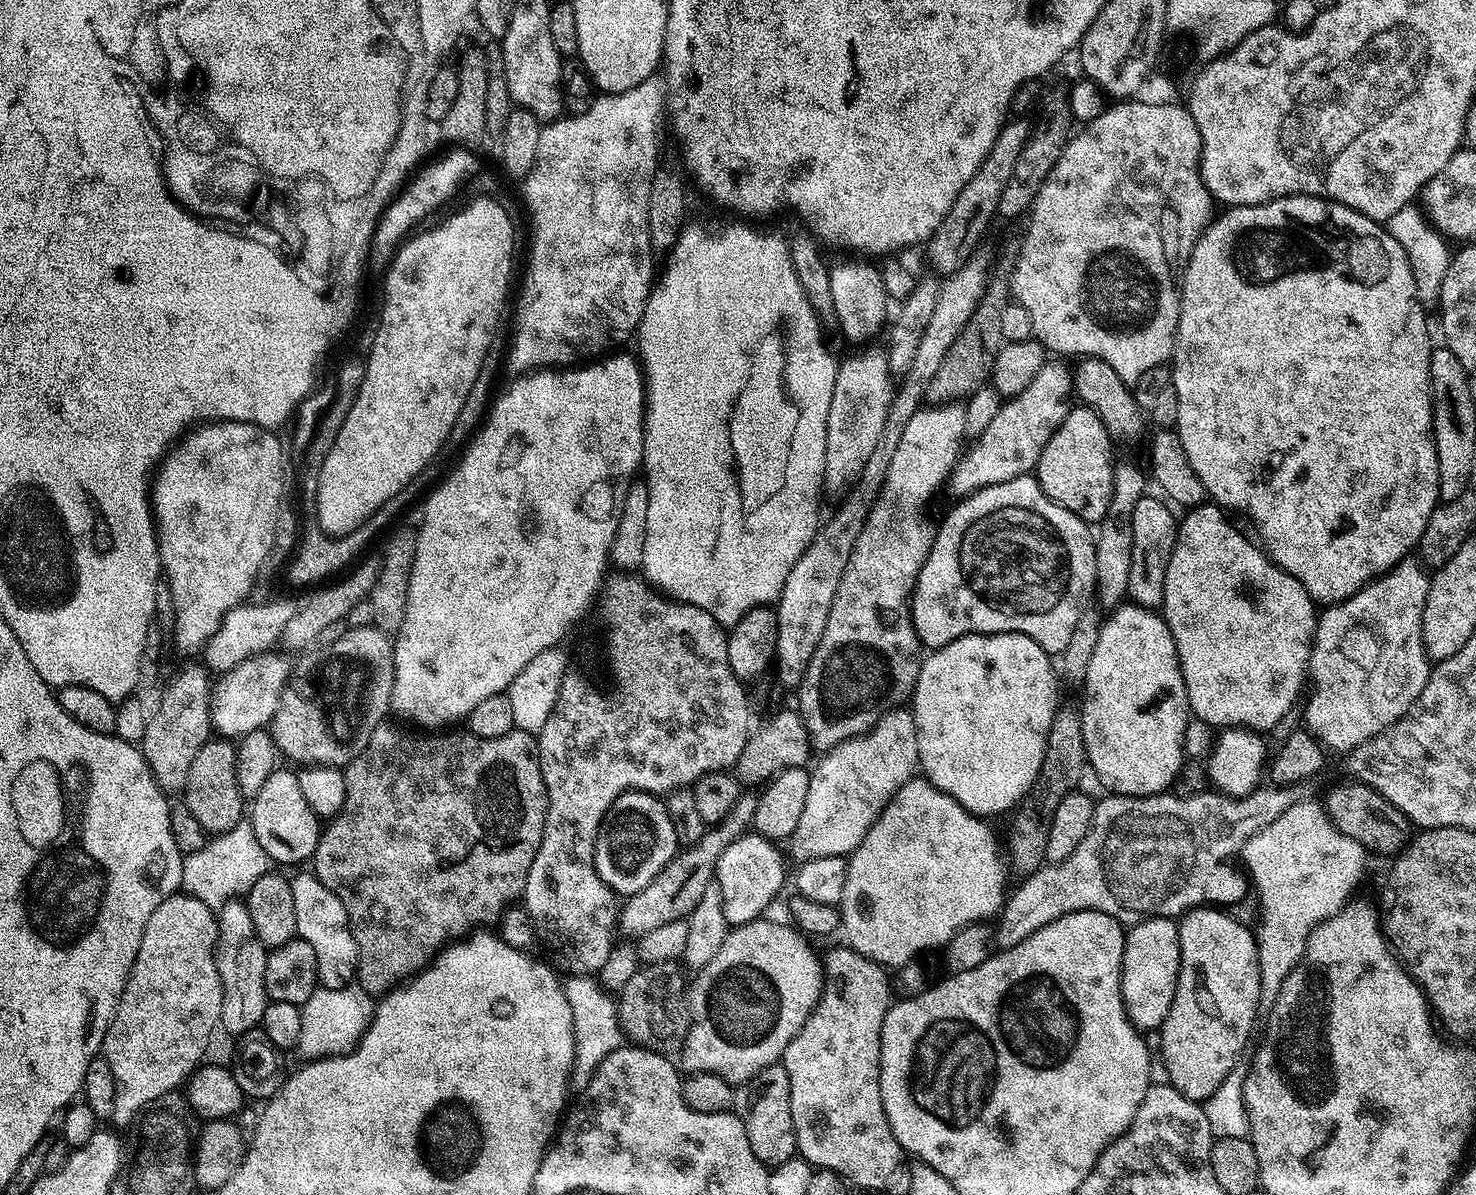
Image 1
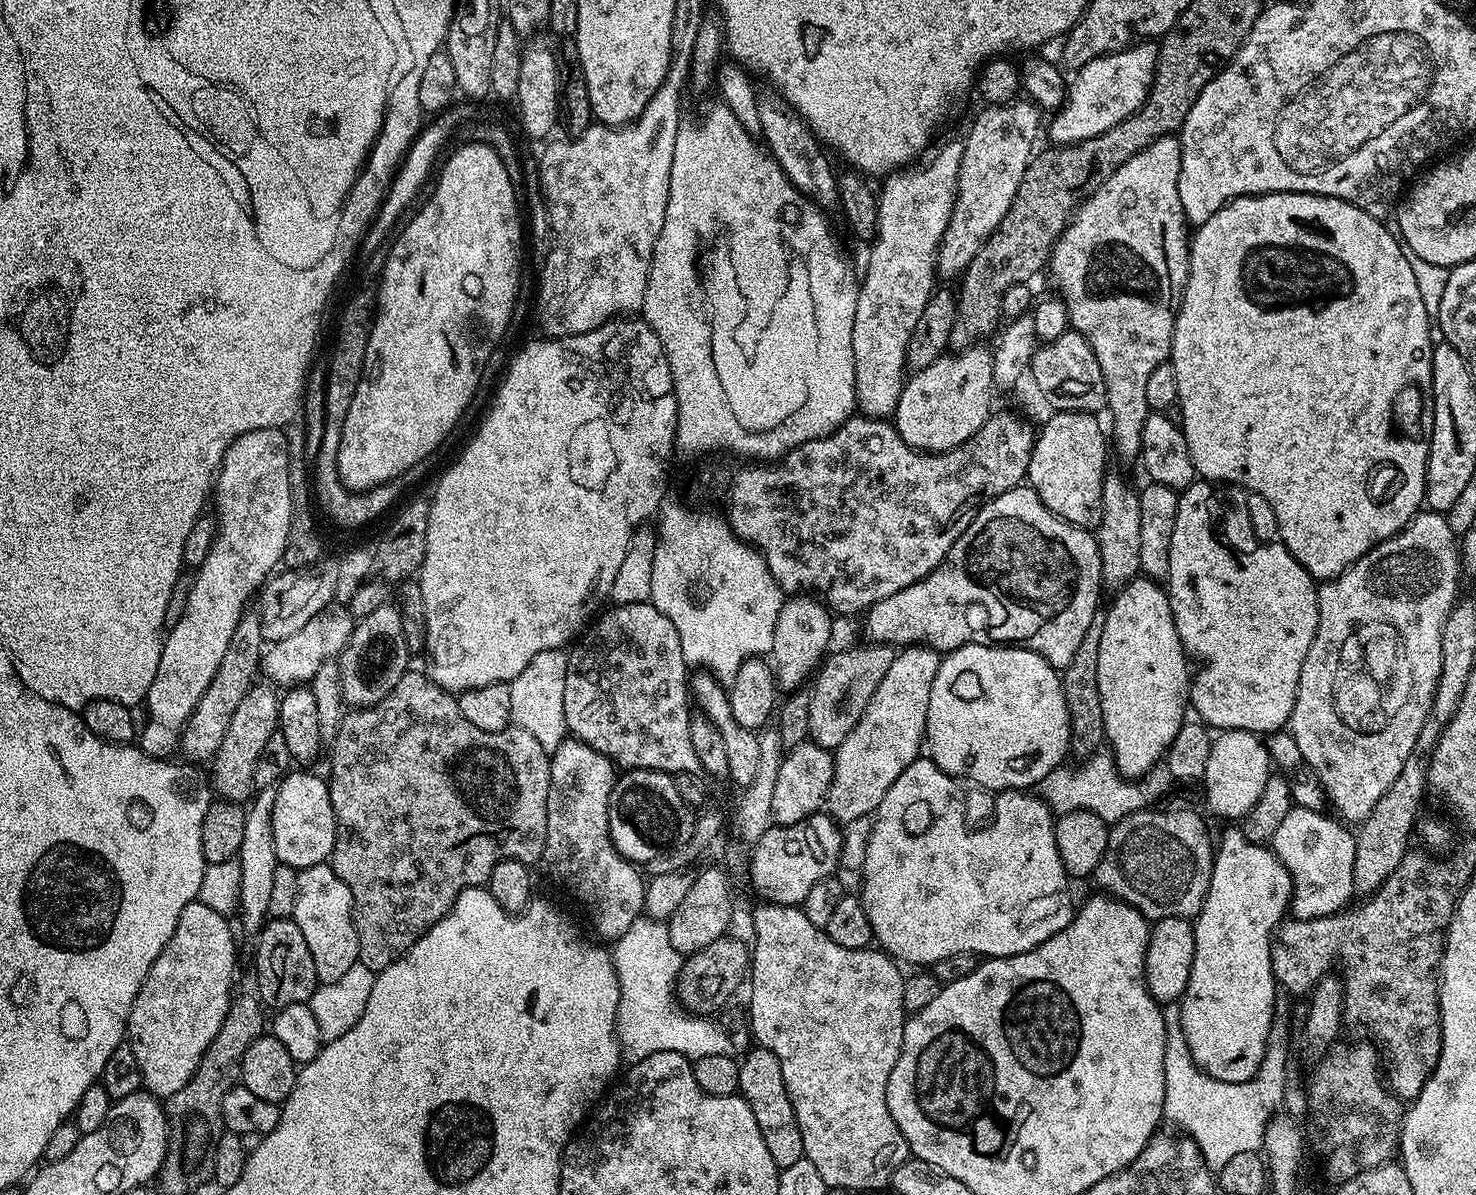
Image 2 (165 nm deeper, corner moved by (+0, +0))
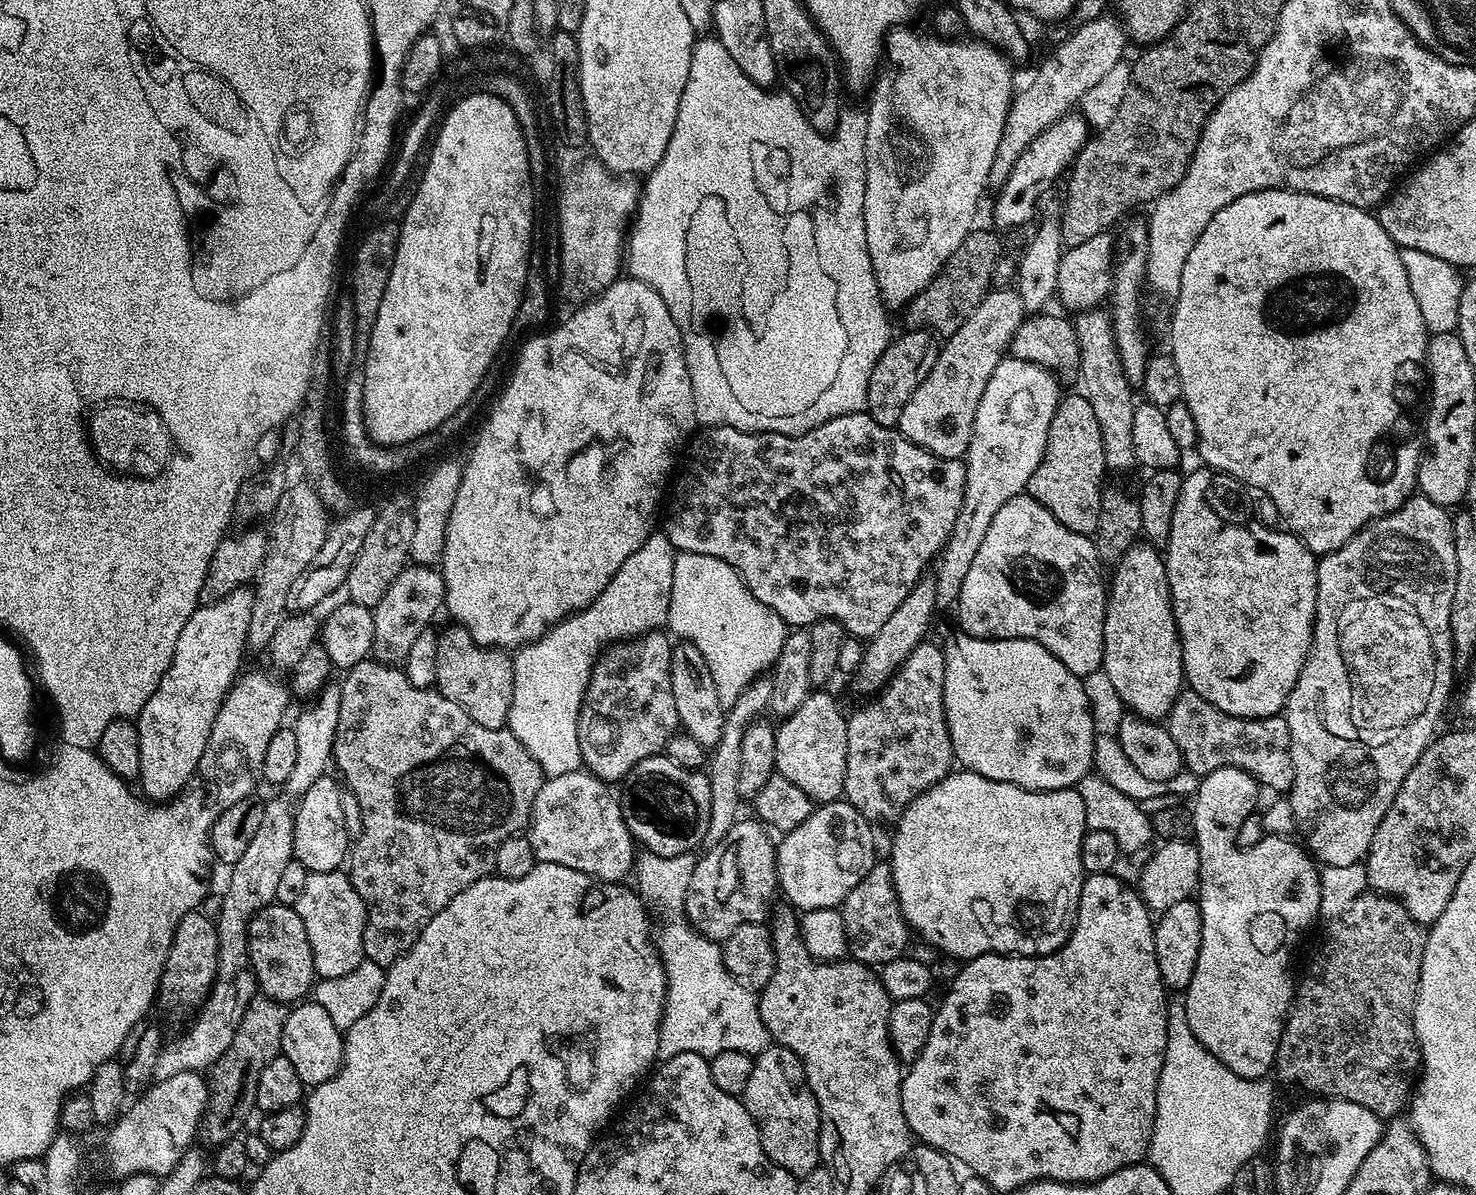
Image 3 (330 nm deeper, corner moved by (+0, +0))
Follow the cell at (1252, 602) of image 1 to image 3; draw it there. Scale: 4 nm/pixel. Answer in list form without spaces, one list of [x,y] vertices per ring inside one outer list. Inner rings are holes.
[[[1200,466],[1197,472],[1184,476],[1164,556],[1168,589],[1174,598],[1172,613],[1182,646],[1184,678],[1191,691],[1228,716],[1246,719],[1279,716],[1285,711],[1290,690],[1294,690],[1308,651],[1312,649],[1318,556],[1294,533],[1272,528],[1267,523],[1256,528],[1256,532],[1220,528],[1220,520],[1204,508],[1208,471],[1207,467]]]

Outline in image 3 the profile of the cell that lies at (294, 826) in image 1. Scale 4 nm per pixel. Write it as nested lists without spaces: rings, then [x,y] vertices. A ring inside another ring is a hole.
[[[325,774],[322,778],[318,778],[318,782],[314,782],[314,786],[310,786],[310,790],[306,790],[306,794],[302,794],[298,798],[294,811],[294,850],[292,851],[294,859],[302,862],[302,866],[306,866],[308,872],[334,872],[341,867],[340,864],[345,863],[346,857],[350,852],[350,841],[347,838],[345,829],[345,819],[342,818],[342,788],[339,783],[335,784],[331,780],[331,775]]]

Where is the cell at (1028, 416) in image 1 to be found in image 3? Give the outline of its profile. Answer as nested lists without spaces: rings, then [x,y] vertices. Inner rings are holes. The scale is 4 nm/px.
[[[867,411],[846,414],[845,416],[834,418],[833,420],[827,420],[822,426],[818,426],[809,432],[803,432],[801,436],[787,436],[786,434],[778,434],[777,432],[743,432],[742,430],[731,428],[725,424],[708,426],[705,427],[703,431],[691,437],[690,443],[686,448],[686,455],[682,460],[682,467],[679,469],[679,472],[681,471],[680,477],[678,477],[678,472],[674,483],[671,485],[670,499],[667,501],[666,511],[662,516],[662,535],[672,543],[673,548],[675,548],[677,552],[710,554],[714,558],[722,558],[722,562],[726,562],[740,575],[742,582],[750,590],[750,594],[754,594],[754,598],[758,598],[758,602],[762,602],[762,606],[770,606],[770,610],[774,610],[774,614],[778,614],[778,618],[782,618],[785,624],[791,626],[793,629],[807,629],[808,625],[818,622],[819,620],[837,620],[839,624],[844,627],[845,633],[847,633],[849,637],[855,638],[861,642],[876,636],[878,630],[882,630],[882,626],[886,626],[886,622],[890,622],[890,614],[894,614],[894,610],[898,610],[898,606],[902,606],[902,602],[906,602],[906,594],[910,594],[910,590],[914,590],[914,586],[920,583],[922,577],[927,573],[924,571],[927,570],[928,563],[930,563],[931,560],[933,563],[933,561],[939,557],[940,551],[944,549],[944,543],[950,538],[950,534],[954,530],[954,518],[958,518],[958,510],[962,510],[964,479],[966,478],[964,464],[961,463],[960,460],[944,460],[940,456],[930,454],[925,448],[919,448],[914,442],[907,440],[895,427],[879,425]]]

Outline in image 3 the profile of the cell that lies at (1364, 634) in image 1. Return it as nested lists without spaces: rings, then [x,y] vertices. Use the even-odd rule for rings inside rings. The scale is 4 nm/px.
[[[1413,494],[1398,510],[1389,516],[1372,519],[1360,532],[1345,542],[1338,550],[1325,552],[1316,565],[1316,625],[1312,628],[1312,649],[1308,651],[1302,674],[1286,705],[1286,719],[1290,734],[1290,754],[1292,755],[1292,787],[1287,800],[1292,807],[1295,827],[1304,835],[1303,843],[1307,851],[1321,865],[1329,868],[1354,866],[1367,857],[1370,842],[1378,830],[1378,822],[1386,814],[1390,802],[1398,794],[1406,774],[1418,762],[1437,735],[1436,723],[1448,704],[1448,694],[1452,690],[1454,673],[1454,653],[1450,634],[1450,602],[1454,602],[1454,578],[1458,578],[1458,565],[1454,562],[1454,534],[1452,516],[1449,509],[1430,502],[1430,498]]]

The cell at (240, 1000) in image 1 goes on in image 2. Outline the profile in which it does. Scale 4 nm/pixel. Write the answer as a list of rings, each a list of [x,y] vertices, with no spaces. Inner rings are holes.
[[[262,788],[255,793],[254,799],[247,805],[246,834],[242,834],[242,846],[238,863],[240,868],[240,891],[238,915],[244,928],[252,934],[259,933],[266,923],[270,893],[274,883],[274,870],[278,863],[274,850],[274,834],[272,833],[272,811],[276,805],[276,788]]]

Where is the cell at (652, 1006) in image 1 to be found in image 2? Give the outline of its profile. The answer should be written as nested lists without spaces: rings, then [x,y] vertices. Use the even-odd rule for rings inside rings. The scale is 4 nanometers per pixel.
[[[725,934],[710,942],[710,946],[691,953],[680,968],[674,989],[679,1001],[694,1014],[706,1014],[722,1005],[747,977],[751,967],[751,953],[746,942]]]

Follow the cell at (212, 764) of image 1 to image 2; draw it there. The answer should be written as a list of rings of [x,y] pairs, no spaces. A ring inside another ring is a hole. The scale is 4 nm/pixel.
[[[256,682],[248,689],[228,725],[219,749],[210,762],[212,776],[210,784],[213,791],[221,798],[232,803],[245,803],[255,791],[254,762],[266,746],[266,739],[277,731],[279,723],[279,695],[266,682]]]

